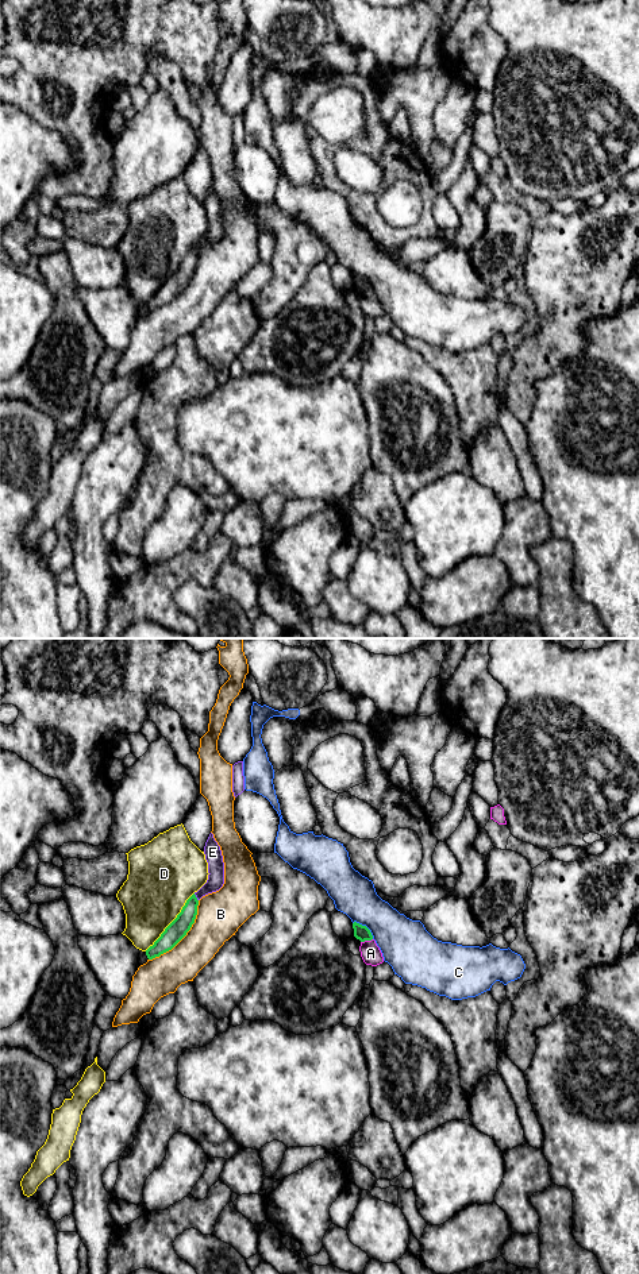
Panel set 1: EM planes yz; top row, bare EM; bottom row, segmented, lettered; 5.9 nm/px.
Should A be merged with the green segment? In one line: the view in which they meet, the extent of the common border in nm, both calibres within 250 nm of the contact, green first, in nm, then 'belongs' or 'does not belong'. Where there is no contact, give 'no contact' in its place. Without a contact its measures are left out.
yz | 80 nm | 90/120 nm | belongs

